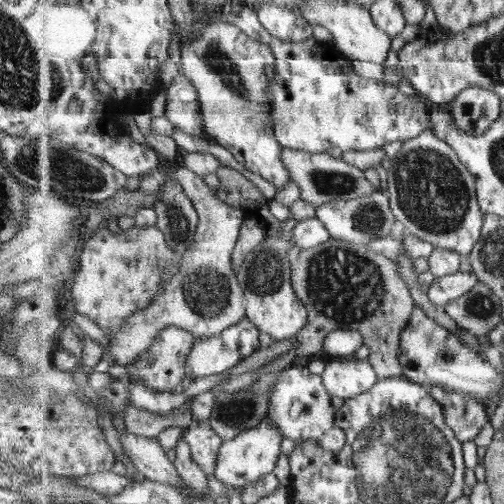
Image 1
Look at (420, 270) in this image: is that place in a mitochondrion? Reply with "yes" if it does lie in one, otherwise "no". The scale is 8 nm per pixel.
no

